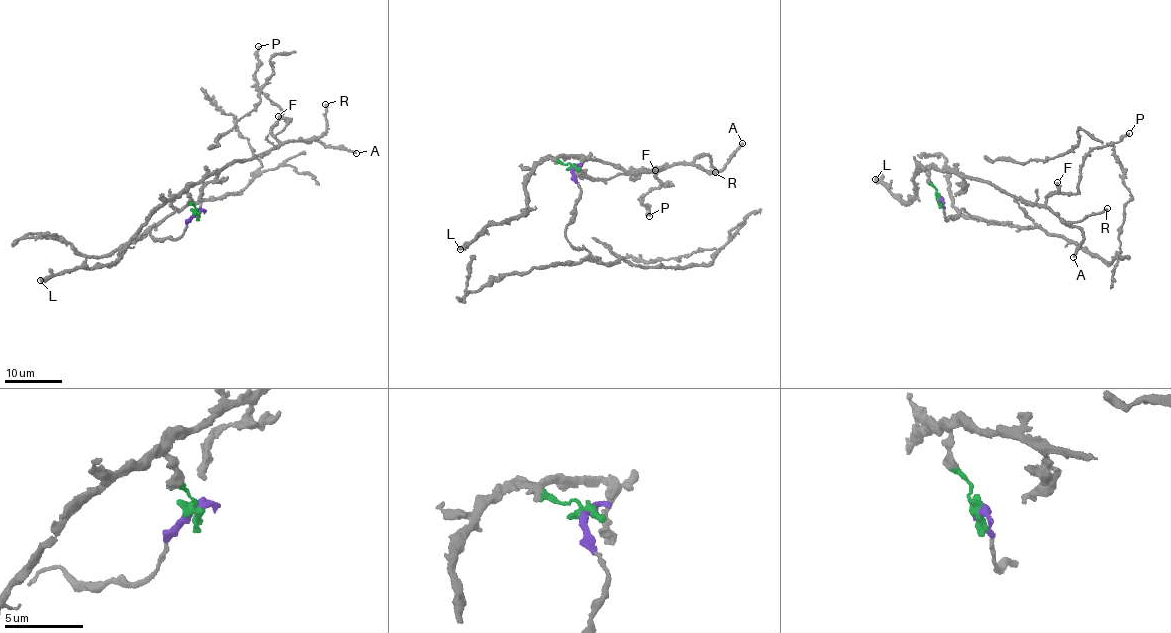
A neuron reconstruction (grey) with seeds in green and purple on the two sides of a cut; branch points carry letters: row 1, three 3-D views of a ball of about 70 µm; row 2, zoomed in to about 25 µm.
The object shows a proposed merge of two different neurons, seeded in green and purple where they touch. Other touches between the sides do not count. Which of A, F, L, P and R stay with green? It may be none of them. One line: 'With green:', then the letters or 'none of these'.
With green: A, F, L, P, R

